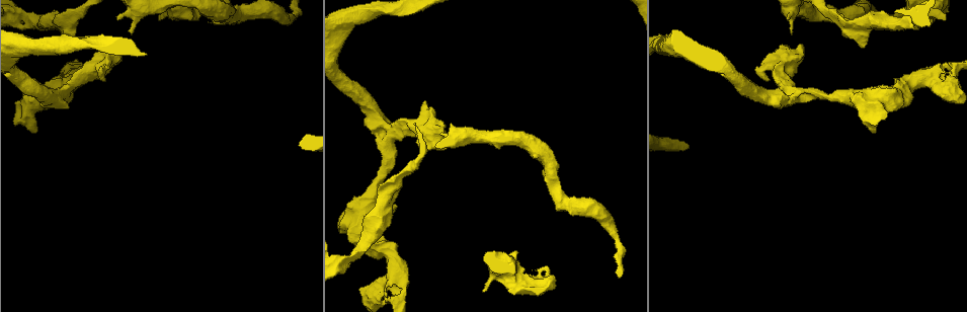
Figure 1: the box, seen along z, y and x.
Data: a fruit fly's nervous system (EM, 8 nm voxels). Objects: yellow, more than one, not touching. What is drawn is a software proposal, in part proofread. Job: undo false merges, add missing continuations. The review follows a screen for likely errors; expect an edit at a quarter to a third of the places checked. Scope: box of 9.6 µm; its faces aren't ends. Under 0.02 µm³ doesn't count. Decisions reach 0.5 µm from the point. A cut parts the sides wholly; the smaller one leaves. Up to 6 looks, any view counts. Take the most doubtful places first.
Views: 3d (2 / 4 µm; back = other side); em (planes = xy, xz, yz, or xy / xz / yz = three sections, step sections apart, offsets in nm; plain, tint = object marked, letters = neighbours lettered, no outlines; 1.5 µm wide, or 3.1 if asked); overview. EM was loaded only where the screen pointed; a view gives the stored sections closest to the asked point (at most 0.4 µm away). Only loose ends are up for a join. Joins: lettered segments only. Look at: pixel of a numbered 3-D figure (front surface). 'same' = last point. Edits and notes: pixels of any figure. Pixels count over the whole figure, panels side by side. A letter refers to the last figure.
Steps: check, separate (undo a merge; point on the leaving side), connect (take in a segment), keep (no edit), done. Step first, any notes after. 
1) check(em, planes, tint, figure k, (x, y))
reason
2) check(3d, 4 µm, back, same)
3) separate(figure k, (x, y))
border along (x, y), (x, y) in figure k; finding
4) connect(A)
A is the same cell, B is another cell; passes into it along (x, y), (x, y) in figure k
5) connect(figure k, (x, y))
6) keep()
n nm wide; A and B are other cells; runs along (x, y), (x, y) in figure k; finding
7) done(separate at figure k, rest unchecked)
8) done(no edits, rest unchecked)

check(3d, 4 µm, figure 1, (482, 290))
branch stops here

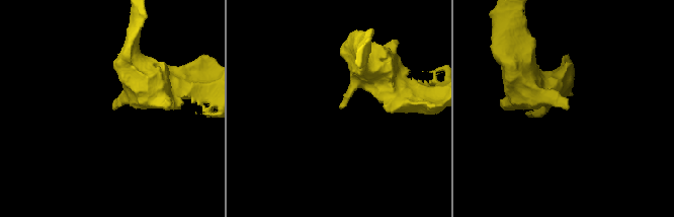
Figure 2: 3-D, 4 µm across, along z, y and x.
check(em, planes, letters, figure 2, (566, 107))
now the EM

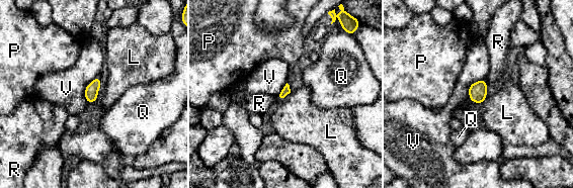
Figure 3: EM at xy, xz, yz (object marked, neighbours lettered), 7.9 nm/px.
keep()
L, P, Q, R and V are other cells; border along (290, 92), (278, 101) in figure 3; none of them fits

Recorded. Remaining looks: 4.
check(em, xz, step 4, letters, figure 1, (441, 133))
branch stops here

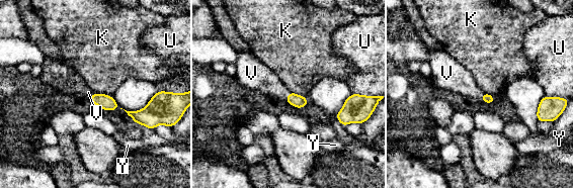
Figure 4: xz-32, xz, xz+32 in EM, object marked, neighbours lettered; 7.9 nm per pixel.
connect(V)
V is the same cell, K, U and Y are other cells; the neuron continues

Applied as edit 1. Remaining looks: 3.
check(3d, 4 µm, figure 1, (398, 190))
branch stops here

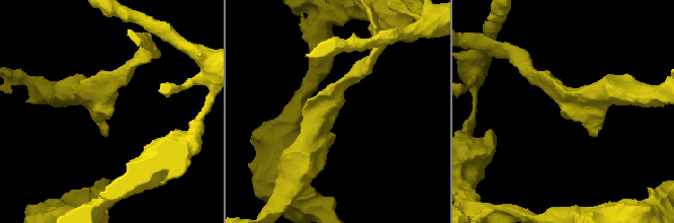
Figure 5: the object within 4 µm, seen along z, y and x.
check(em, xz, step 4, tint, figure 5, (111, 114))
now the EM

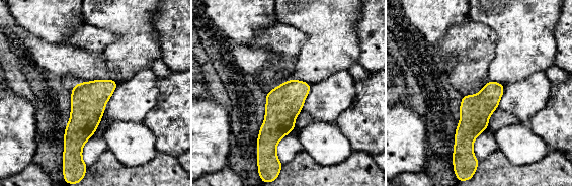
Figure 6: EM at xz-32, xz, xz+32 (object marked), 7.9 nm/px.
check(em, planes, letters, same)

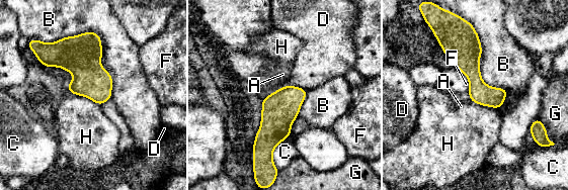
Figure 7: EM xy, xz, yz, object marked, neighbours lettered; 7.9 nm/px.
keep()
A, B, C, D, F, G and H are other cells; border along (72, 35), (98, 34), (111, 98) in figure 7; none of them fits

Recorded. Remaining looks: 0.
done(connect at figure 4, rest unchecked)

